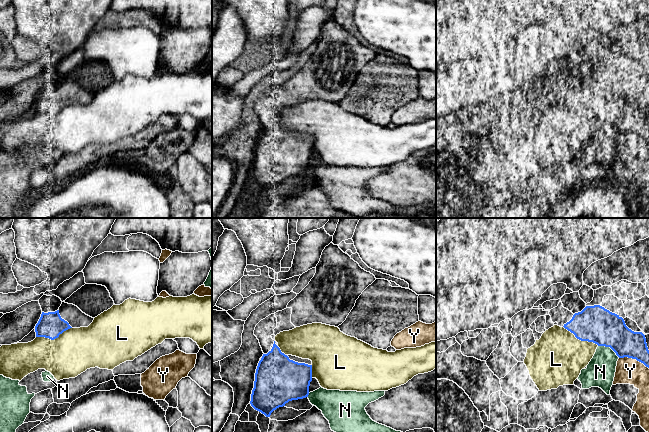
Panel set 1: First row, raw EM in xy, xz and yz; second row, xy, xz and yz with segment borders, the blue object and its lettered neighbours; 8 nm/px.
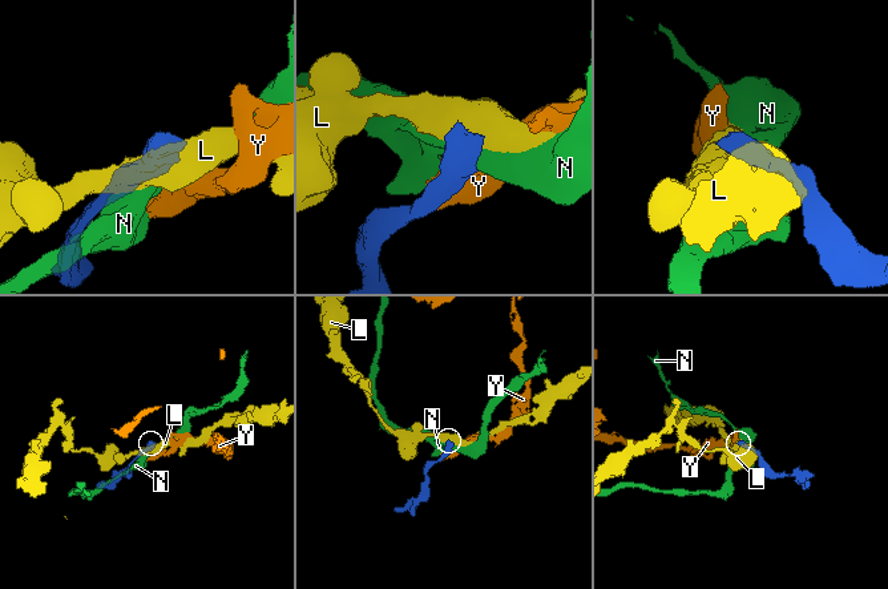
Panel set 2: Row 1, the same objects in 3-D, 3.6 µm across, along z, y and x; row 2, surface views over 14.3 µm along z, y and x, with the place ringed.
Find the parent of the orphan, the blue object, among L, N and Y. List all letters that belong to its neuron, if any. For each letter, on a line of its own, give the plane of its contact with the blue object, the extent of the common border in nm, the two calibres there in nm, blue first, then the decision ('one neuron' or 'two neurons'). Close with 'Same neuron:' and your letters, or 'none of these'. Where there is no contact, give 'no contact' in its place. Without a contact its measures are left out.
L: meets blue in xy; contact 300 nm long; 200 nm thick on the blue side, 360 nm on the other; two neurons
N: meets blue in yz; contact 200 nm long; 300 nm thick on the blue side, 240 nm on the other; two neurons
Y: meets blue in yz; contact 260 nm long; 220 nm thick on the blue side, 200 nm on the other; two neurons
Same neuron: none of these

